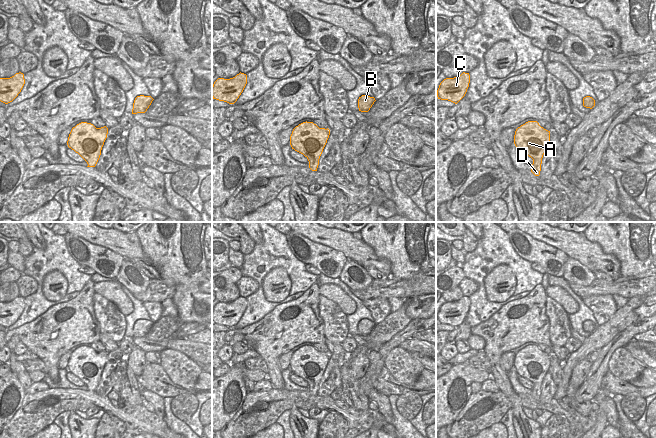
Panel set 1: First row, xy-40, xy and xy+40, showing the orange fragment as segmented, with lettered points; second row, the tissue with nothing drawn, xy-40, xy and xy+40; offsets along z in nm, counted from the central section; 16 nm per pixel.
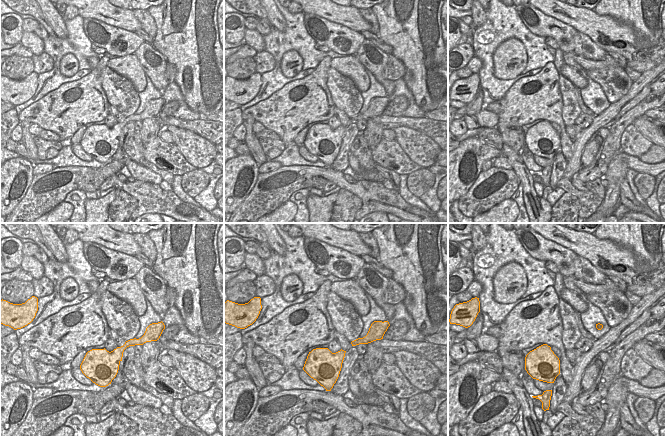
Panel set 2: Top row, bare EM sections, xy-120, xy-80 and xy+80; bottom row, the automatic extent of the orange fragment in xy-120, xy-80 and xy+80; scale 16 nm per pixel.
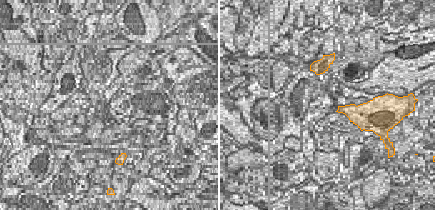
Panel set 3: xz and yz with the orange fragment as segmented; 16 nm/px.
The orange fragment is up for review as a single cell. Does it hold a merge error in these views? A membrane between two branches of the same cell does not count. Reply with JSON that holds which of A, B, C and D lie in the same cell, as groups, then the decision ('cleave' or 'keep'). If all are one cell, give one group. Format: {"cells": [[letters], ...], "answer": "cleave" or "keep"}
{"cells": [["A", "B", "C", "D"]], "answer": "keep"}

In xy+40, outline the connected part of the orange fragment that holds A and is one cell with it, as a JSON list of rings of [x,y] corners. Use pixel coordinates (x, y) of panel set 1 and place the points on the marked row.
[[[528,121],[518,127],[514,135],[514,144],[523,154],[533,159],[531,172],[540,175],[543,155],[550,143],[550,131],[544,129],[537,121]]]

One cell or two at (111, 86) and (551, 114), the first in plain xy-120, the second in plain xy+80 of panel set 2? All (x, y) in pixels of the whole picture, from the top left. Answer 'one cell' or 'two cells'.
two cells

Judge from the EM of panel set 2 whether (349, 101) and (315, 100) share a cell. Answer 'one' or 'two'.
two

